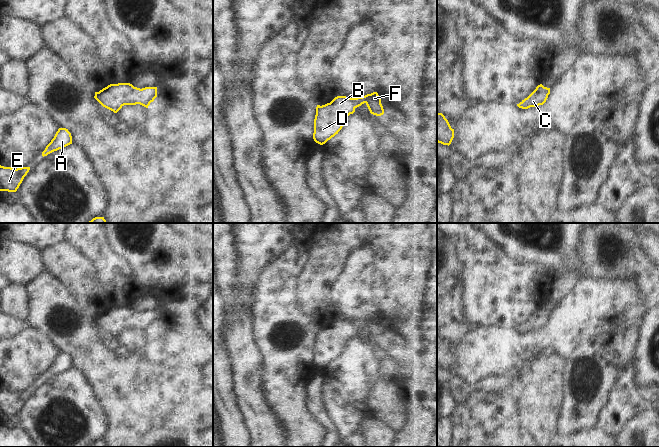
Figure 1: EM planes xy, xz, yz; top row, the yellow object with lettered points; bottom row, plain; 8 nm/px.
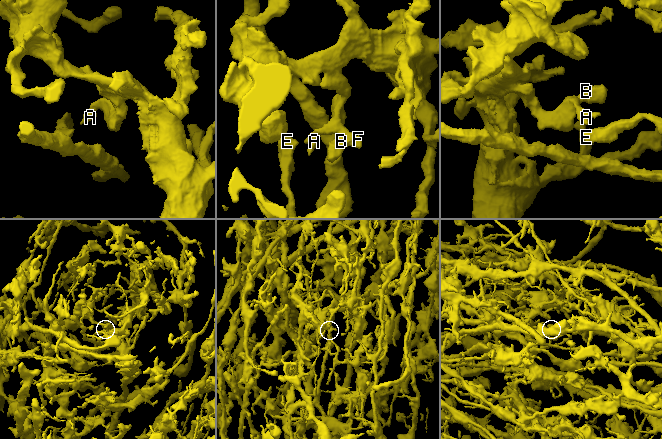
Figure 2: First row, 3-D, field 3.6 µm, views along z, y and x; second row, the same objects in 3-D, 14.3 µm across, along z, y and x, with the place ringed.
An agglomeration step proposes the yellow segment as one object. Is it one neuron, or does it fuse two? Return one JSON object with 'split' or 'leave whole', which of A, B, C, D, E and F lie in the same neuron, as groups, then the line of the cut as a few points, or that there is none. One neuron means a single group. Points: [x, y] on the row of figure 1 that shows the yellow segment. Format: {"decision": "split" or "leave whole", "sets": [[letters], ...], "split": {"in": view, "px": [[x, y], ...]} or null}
{"decision": "leave whole", "sets": [["A", "B", "C", "D", "E", "F"]], "split": null}

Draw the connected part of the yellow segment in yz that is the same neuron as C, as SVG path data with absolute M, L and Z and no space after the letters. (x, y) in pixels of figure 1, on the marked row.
M540 84L527 98L517 104L517 106L522 109L528 109L530 107L543 105L546 102L549 94L550 88L544 87L542 84Z

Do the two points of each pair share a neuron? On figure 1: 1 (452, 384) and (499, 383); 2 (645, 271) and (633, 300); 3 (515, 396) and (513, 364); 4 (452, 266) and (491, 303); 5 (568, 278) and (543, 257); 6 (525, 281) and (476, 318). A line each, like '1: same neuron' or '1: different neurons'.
1: same neuron
2: different neurons
3: different neurons
4: different neurons
5: different neurons
6: same neuron

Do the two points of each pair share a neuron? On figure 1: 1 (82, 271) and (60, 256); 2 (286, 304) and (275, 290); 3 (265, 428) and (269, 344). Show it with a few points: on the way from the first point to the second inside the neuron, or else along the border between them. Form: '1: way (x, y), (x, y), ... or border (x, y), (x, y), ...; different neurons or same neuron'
1: way (77, 271), (65, 261); same neuron
2: way (283, 301), (275, 293); same neuron
3: border (260, 378), (260, 393), (279, 421); different neurons

